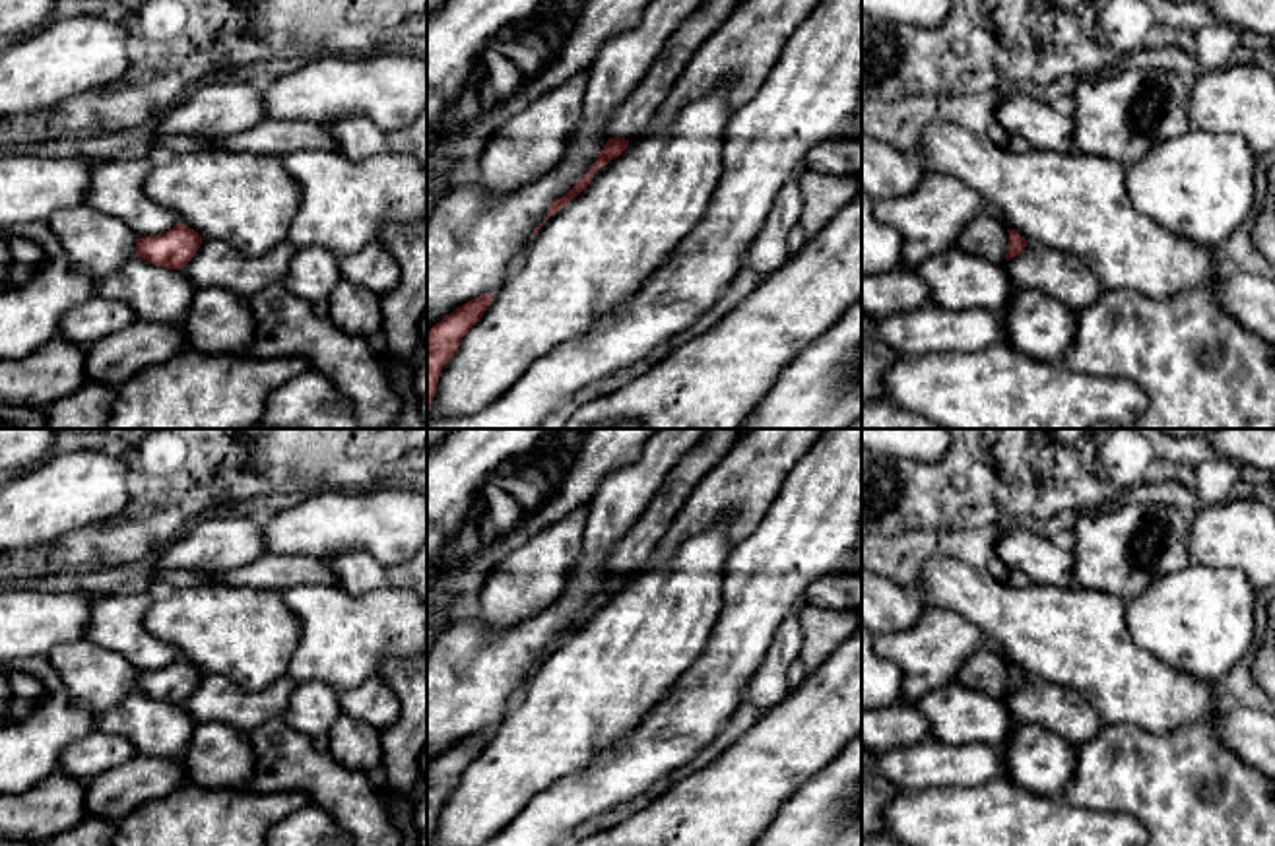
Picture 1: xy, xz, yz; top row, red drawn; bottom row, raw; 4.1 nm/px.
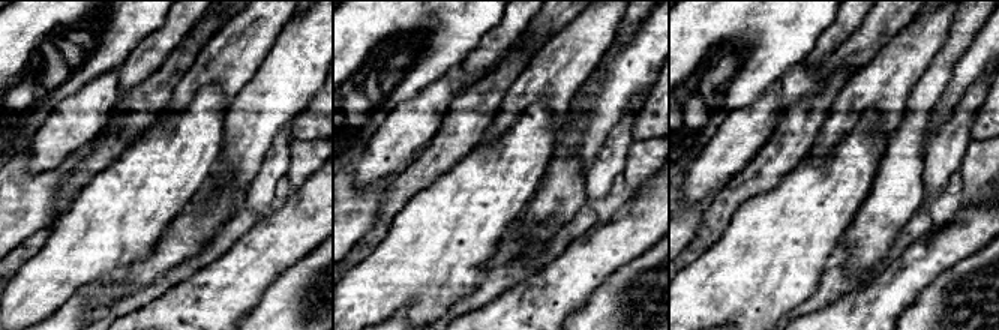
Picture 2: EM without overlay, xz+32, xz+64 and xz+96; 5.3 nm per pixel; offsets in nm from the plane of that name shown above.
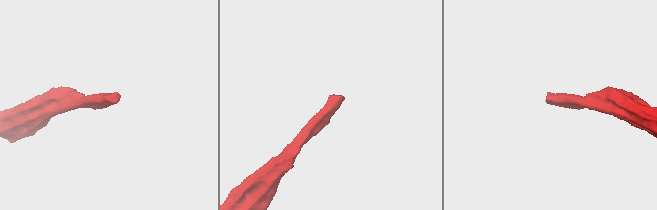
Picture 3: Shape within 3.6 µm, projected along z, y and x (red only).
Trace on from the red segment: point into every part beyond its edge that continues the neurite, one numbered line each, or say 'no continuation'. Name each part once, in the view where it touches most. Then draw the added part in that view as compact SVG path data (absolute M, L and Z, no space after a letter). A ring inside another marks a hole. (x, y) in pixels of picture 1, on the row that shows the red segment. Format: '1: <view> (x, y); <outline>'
1: yz (986, 235); M994 215L972 219L961 233L957 246L968 254L1003 262L1009 250L1007 227Z

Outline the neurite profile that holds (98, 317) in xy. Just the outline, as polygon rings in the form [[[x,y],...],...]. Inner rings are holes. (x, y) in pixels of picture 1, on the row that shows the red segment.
[[[101,295],[76,305],[58,326],[58,336],[87,349],[97,340],[111,336],[136,322],[136,314],[120,301]]]

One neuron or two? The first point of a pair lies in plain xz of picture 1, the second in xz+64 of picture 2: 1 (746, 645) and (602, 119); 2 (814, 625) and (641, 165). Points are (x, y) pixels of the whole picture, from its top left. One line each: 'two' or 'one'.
1: one
2: one

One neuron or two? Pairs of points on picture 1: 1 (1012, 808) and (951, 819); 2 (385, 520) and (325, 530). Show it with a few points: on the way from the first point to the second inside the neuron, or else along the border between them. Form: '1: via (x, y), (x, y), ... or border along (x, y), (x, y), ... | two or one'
1: via (996, 819), (967, 819) | one
2: via (369, 520), (340, 520) | one

